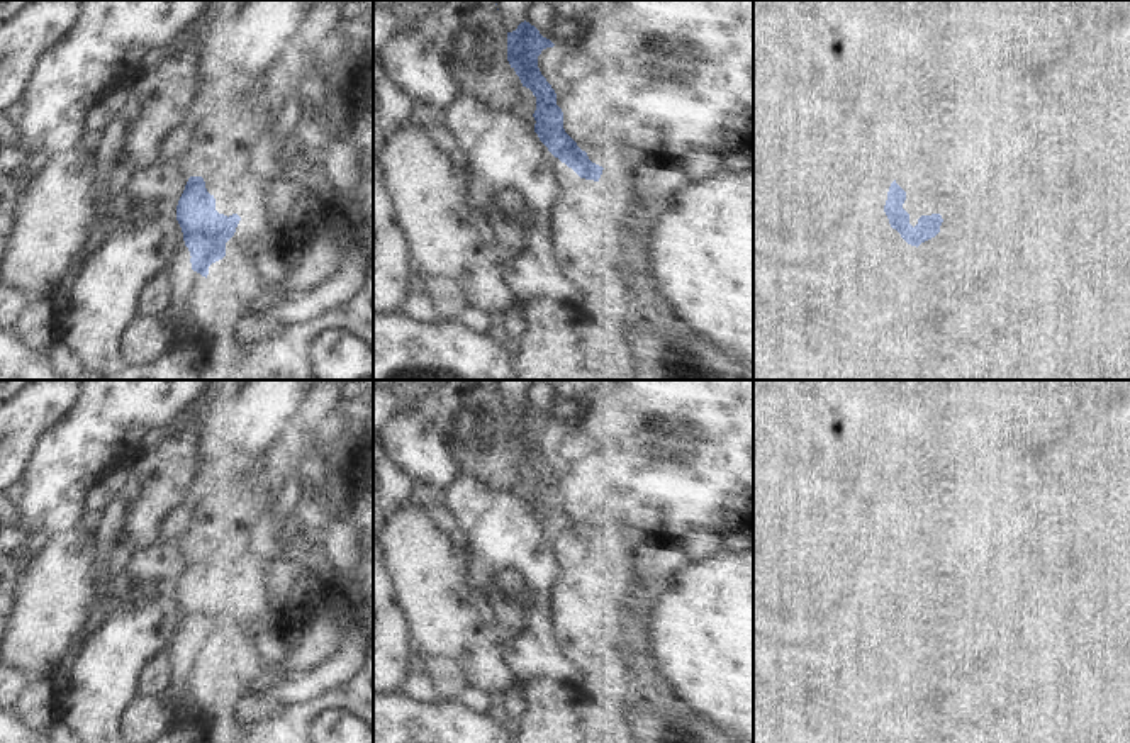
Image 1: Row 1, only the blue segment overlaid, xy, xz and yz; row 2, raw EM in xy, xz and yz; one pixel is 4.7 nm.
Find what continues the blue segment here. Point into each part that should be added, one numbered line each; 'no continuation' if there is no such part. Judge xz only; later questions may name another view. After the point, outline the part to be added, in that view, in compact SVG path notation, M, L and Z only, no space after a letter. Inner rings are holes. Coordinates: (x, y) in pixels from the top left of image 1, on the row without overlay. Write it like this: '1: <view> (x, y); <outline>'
1: xz (657, 713); M607 546L599 565L614 572L624 592L626 673L613 692L624 702L636 743L743 743L691 707L660 670L652 631L662 595L641 585L635 561Z

